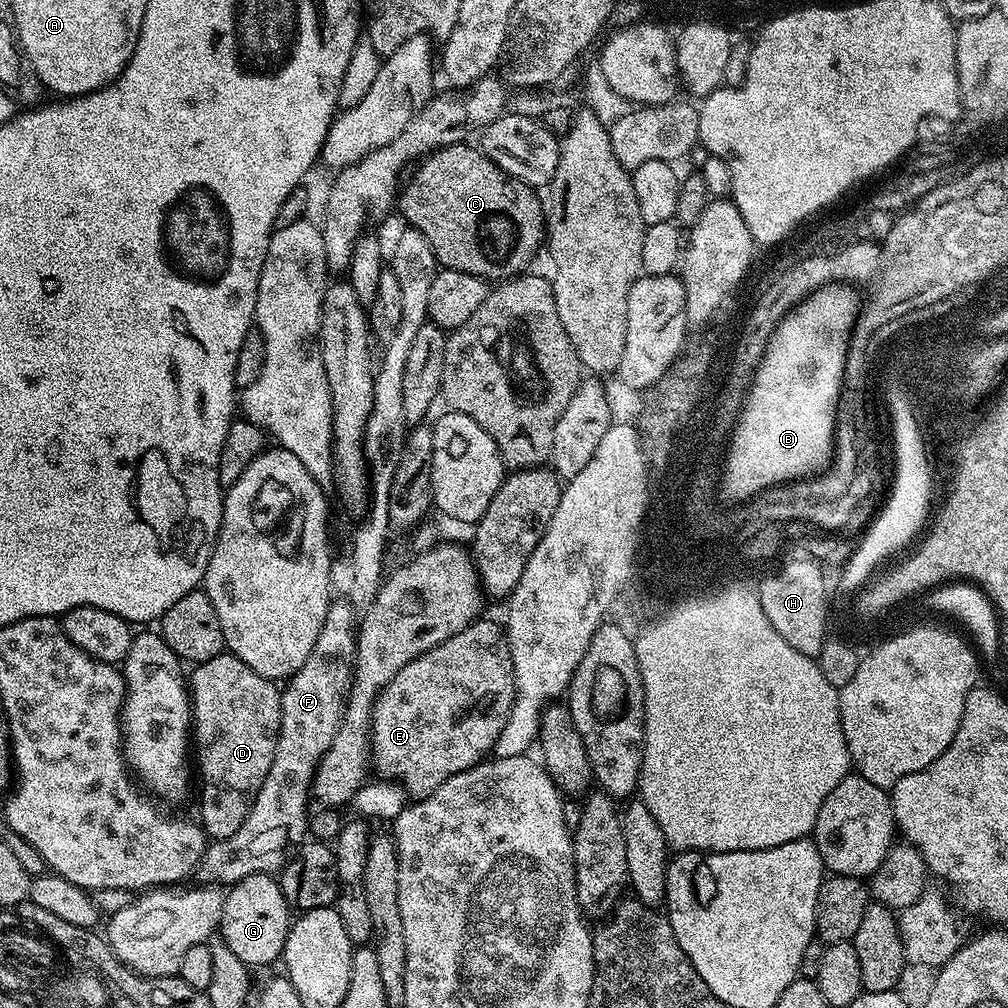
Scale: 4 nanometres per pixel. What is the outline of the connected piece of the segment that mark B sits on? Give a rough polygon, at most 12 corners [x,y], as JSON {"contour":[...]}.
{"contour":[[847,283],[777,326],[727,441],[722,480],[757,493],[833,455]]}

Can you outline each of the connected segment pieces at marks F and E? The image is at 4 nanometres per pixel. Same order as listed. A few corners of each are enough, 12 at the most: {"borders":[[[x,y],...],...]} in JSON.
{"borders":[[[329,603],[280,694],[270,774],[238,834],[194,876],[276,874],[305,843],[316,765],[334,742],[358,612]],[[478,618],[372,707],[370,764],[412,798],[493,751],[515,702]]]}

